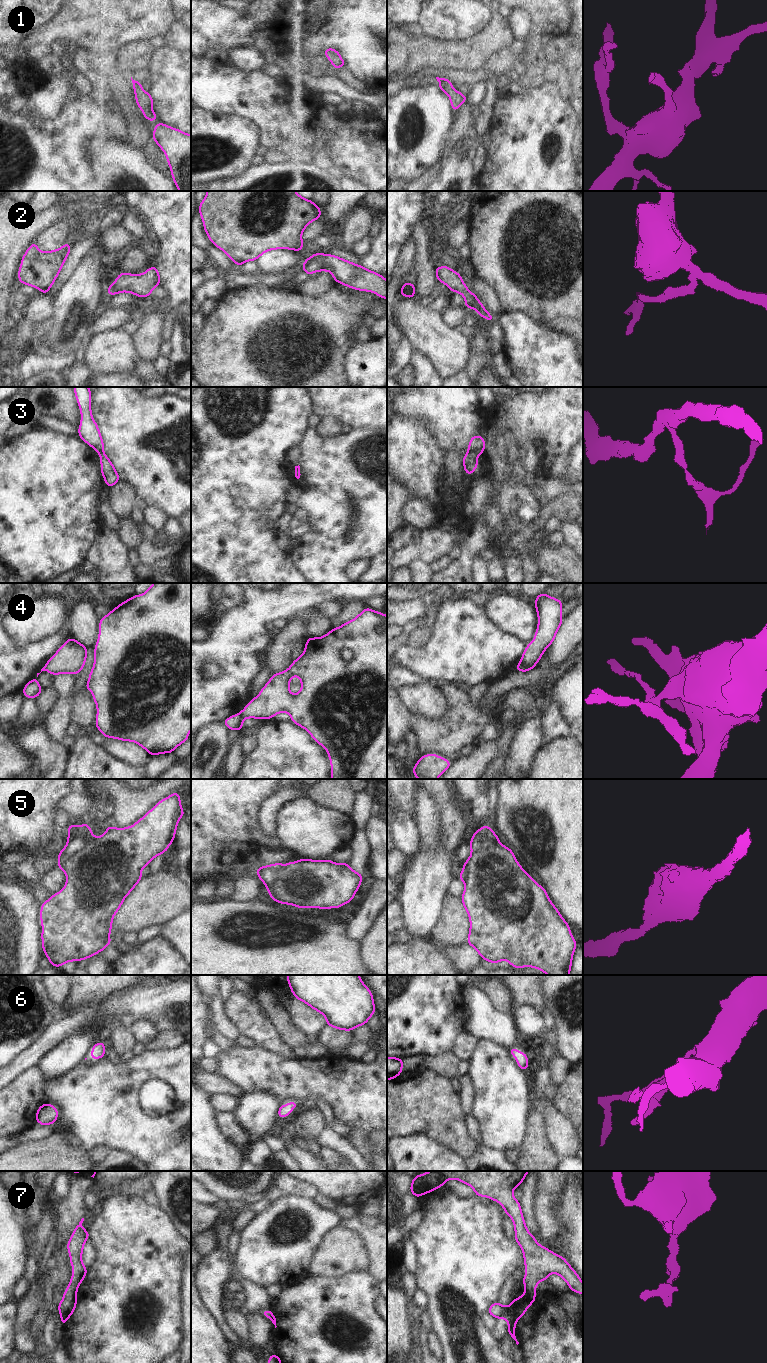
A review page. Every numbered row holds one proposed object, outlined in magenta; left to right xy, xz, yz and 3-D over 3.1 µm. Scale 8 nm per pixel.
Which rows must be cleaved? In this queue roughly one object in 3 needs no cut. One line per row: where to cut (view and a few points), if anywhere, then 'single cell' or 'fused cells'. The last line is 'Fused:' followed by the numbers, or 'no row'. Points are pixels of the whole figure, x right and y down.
1: cut none; single cell
2: cut none; single cell
3: cut yz (468, 452), (476, 456); fused cells
4: cut xz (240, 713), (243, 718); fused cells
5: cut none; single cell
6: cut none; single cell
7: cut none; single cell
Fused: 3, 4

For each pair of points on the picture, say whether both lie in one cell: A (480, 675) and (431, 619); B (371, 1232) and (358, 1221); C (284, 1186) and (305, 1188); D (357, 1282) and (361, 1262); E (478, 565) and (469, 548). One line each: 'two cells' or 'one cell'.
A: two cells
B: one cell
C: one cell
D: two cells
E: two cells

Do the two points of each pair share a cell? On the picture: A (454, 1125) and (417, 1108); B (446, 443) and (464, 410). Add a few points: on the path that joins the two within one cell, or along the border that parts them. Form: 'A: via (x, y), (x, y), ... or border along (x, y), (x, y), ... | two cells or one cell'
A: via (445, 1120), (433, 1108), (426, 1108) | one cell
B: via (451, 435), (455, 428), (456, 418) | one cell

